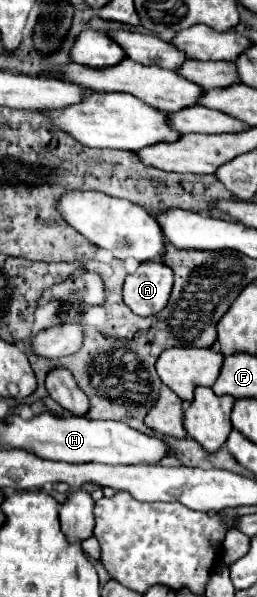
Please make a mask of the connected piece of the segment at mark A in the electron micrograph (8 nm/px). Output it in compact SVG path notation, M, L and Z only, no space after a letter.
M142 262L124 282L124 302L138 316L158 314L172 292L172 270L162 262Z

